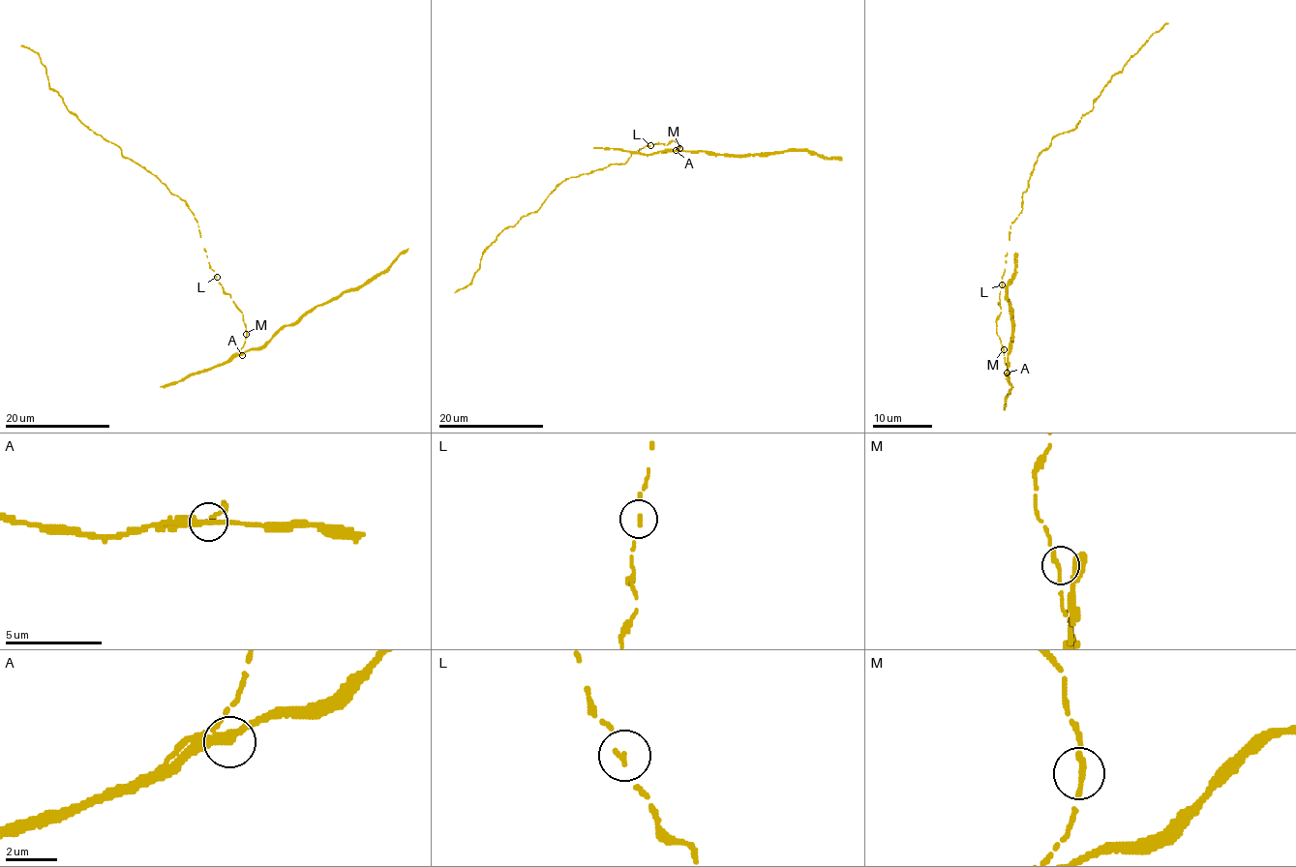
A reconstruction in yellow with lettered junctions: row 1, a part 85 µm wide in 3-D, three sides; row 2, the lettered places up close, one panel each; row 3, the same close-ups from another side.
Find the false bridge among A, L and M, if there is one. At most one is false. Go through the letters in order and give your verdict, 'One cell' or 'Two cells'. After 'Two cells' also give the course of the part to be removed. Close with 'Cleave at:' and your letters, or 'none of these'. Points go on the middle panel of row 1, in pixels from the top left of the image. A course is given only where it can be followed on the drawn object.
A: One cell
L: One cell
M: One cell
Cleave at: none of these

